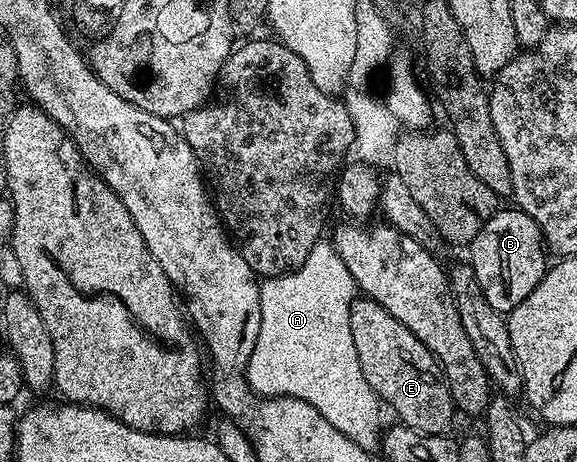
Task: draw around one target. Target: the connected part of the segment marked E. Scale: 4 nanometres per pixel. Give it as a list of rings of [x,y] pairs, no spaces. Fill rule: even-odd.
[[[365,296],[355,297],[350,309],[350,323],[352,324],[352,344],[356,344],[356,356],[360,356],[360,368],[364,372],[364,380],[376,391],[379,399],[387,407],[390,406],[398,413],[398,418],[406,426],[419,430],[419,435],[447,433],[446,429],[454,422],[456,407],[450,395],[450,385],[442,374],[442,363],[435,358],[433,352],[426,347],[396,316],[392,316],[374,301]]]

